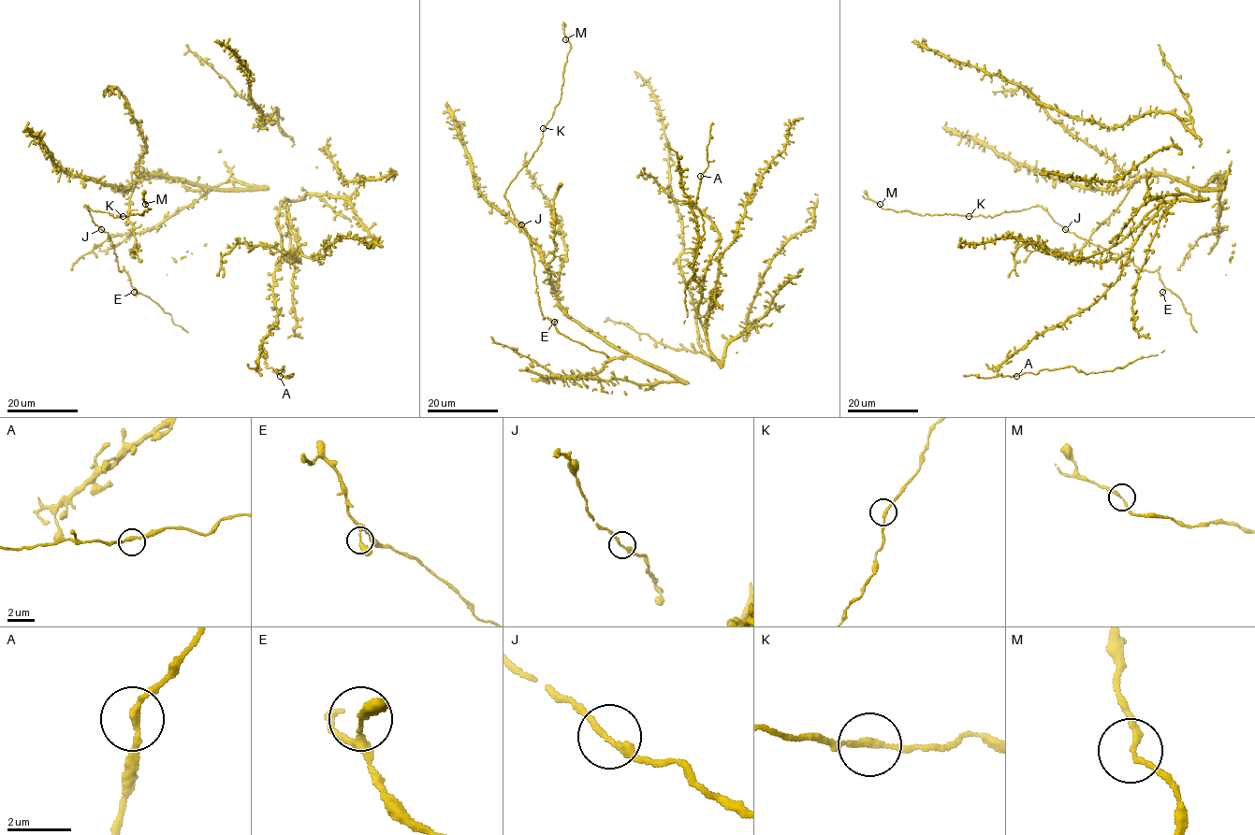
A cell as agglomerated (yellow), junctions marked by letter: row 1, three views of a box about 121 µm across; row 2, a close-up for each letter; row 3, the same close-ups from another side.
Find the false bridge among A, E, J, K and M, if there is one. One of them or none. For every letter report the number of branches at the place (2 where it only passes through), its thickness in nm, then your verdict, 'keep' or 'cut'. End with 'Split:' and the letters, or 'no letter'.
A: 2 | 200 nm | keep
E: 2 | 240 nm | keep
J: 2 | 200 nm | keep
K: 2 | 190 nm | keep
M: 2 | 160 nm | keep
Split: no letter

